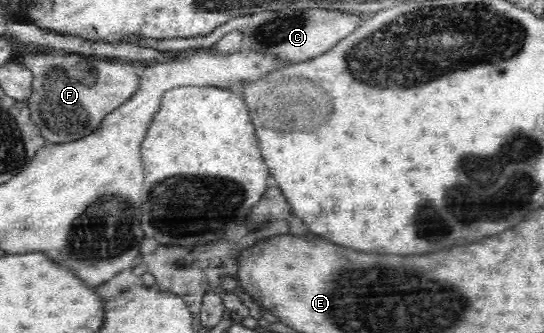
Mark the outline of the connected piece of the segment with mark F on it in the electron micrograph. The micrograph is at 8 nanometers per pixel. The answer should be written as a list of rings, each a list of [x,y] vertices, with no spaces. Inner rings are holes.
[[[57,51],[50,54],[28,54],[24,66],[33,74],[33,92],[27,100],[31,119],[40,129],[47,144],[69,143],[88,136],[102,119],[136,94],[139,88],[139,69],[136,63],[105,60],[91,55]]]

